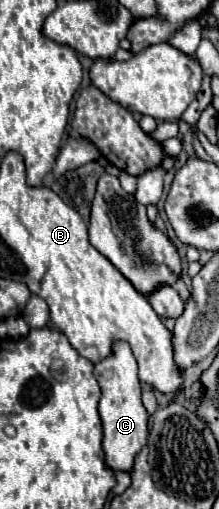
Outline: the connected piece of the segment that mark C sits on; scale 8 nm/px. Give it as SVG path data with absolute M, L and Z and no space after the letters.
M113 341L109 357L95 363L95 379L101 385L103 397L99 401L99 413L103 419L103 451L105 461L113 471L131 471L135 455L147 441L147 411L141 403L141 383L137 377L137 361L127 341Z

